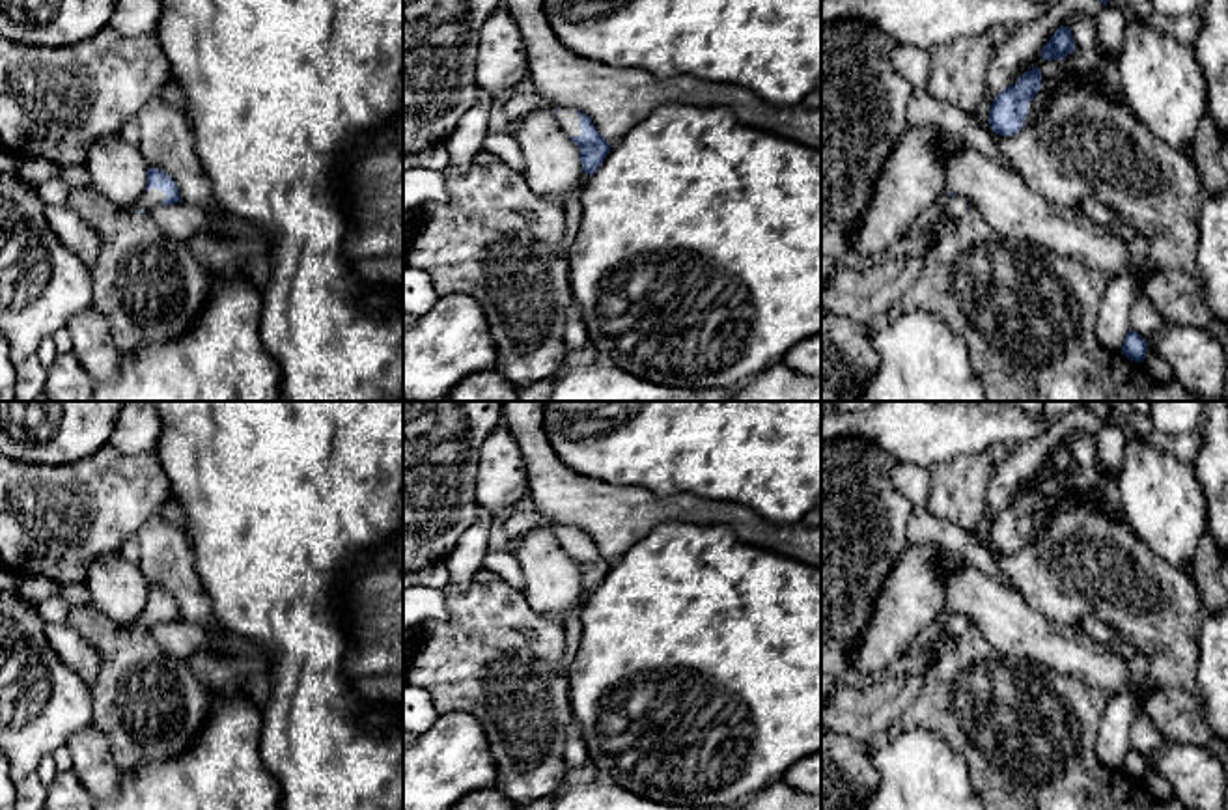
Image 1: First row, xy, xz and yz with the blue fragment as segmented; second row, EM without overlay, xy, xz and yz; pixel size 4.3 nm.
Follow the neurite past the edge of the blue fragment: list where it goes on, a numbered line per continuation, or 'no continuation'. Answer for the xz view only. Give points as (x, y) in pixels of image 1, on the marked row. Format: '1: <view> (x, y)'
1: xz (566, 116)

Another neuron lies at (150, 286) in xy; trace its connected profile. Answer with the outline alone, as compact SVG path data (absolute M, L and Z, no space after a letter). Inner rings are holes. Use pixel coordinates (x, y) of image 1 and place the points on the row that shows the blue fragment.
M110 211L101 215L95 230L101 252L91 267L91 306L105 314L119 355L131 356L144 343L190 330L218 272L203 265L187 241L168 237L147 213Z

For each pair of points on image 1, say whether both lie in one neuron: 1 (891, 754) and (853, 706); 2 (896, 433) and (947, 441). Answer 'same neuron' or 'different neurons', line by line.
1: different neurons
2: same neuron

